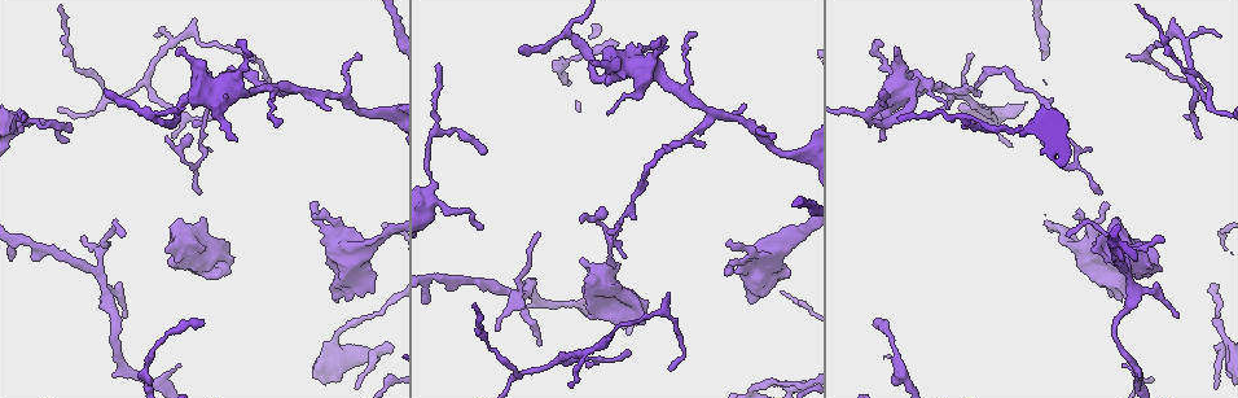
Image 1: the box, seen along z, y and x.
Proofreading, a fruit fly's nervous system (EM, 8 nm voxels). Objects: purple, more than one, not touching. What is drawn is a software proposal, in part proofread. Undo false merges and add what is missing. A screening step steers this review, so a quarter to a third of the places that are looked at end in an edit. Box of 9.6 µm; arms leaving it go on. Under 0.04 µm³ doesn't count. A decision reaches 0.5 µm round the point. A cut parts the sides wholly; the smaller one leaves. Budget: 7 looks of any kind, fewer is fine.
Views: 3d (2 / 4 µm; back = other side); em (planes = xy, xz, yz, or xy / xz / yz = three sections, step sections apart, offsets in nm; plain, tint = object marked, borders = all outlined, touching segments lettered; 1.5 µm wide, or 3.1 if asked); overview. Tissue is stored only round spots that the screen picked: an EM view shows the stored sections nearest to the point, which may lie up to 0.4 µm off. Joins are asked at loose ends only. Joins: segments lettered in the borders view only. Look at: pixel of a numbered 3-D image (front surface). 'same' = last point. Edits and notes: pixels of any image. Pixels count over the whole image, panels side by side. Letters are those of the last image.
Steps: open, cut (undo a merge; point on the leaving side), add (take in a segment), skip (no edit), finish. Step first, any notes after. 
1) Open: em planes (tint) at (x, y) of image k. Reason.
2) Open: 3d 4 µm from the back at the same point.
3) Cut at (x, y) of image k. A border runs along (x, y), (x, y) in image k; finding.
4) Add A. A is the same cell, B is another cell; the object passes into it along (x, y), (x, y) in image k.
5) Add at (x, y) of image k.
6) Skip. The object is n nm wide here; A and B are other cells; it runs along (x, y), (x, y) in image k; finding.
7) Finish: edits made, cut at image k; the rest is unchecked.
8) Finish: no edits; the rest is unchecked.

Open: em xz step 8 (borders) at (614, 269) of image 1. An open end.

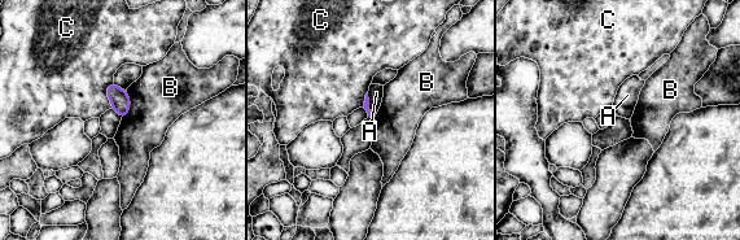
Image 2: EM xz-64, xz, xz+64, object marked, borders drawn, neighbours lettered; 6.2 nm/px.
Skip. The longest contact is with B, 190 nm; A, B and C are other cells; no lettered segment goes on from it.

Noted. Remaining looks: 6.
Open: 3d 4 µm at (586, 362) of image 1.

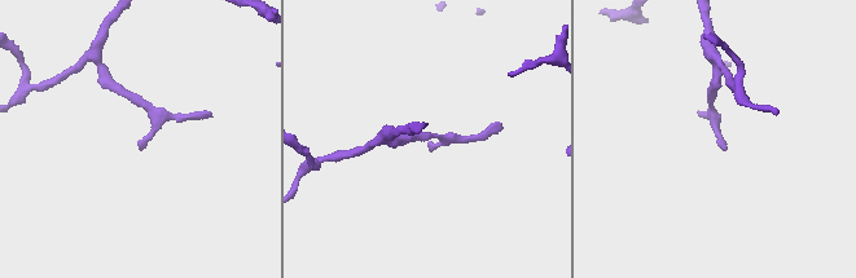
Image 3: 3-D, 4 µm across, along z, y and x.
Open: em planes (tint) at (429, 146) of image 3. Now the EM.

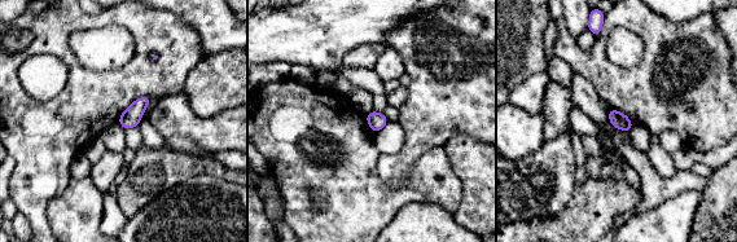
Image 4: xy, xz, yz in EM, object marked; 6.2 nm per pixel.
Open: em planes (borders) at the same point.

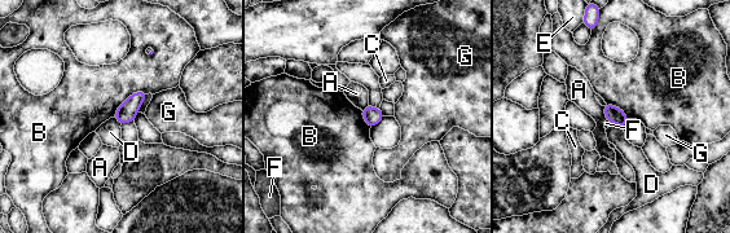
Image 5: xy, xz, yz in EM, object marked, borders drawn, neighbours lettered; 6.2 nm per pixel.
Skip. A, B, C, D, E, F and G are other cells; a border runs along (148, 92), (133, 92), (113, 117) in image 5; none of them fits.

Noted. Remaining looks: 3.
Open: 3d 2 µm at (105, 89) of image 1. An open end.

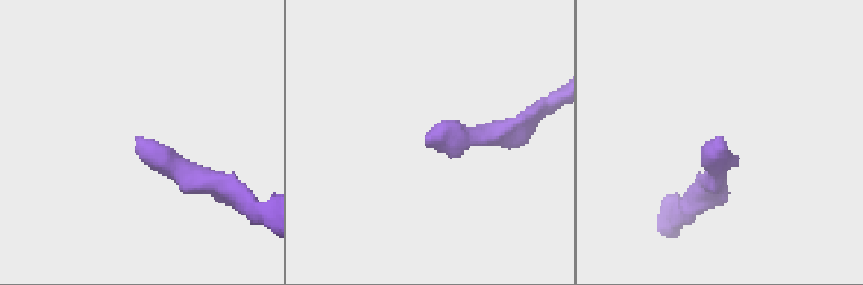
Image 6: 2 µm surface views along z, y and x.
Open: em planes (borders) at (137, 139) of image 6.

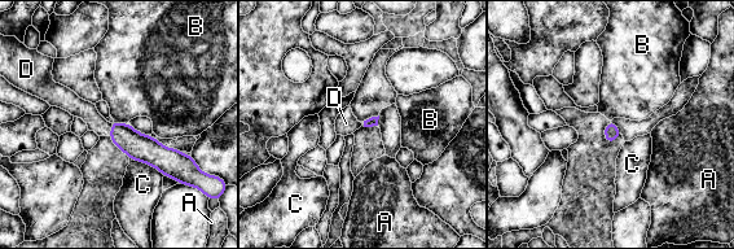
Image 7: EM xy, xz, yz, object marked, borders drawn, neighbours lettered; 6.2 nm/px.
Add D. D is the same cell, A, B and C are other cells; the object passes into it along (139, 147), (111, 130), (79, 108) in image 7; the neuron continues.

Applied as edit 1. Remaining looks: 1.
Finish: edits made, add at image 7; the rest is unchecked.

